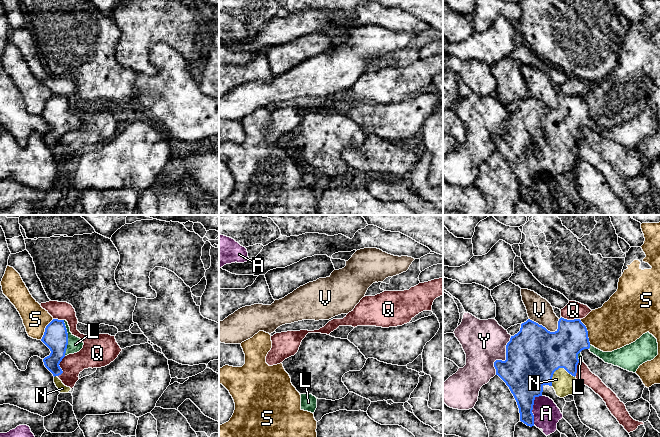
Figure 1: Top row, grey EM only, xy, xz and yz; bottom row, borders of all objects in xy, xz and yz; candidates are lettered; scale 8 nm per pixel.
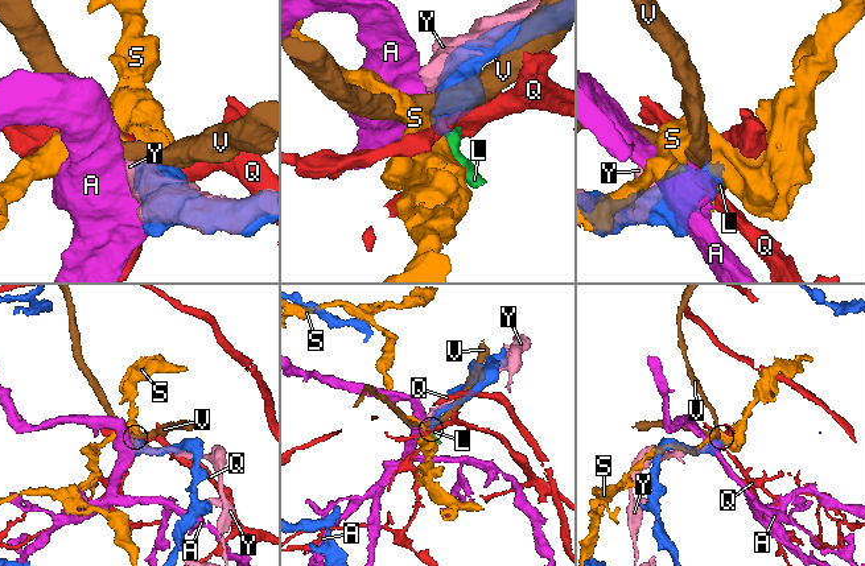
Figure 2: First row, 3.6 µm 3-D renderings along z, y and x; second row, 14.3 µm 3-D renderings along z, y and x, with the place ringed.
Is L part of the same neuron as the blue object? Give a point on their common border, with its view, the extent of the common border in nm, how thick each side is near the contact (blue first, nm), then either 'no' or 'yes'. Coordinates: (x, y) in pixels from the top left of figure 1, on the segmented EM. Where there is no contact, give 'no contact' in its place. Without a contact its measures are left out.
contact xy (67, 338); length 280 nm; calibres 200 and 120 nm; yes

